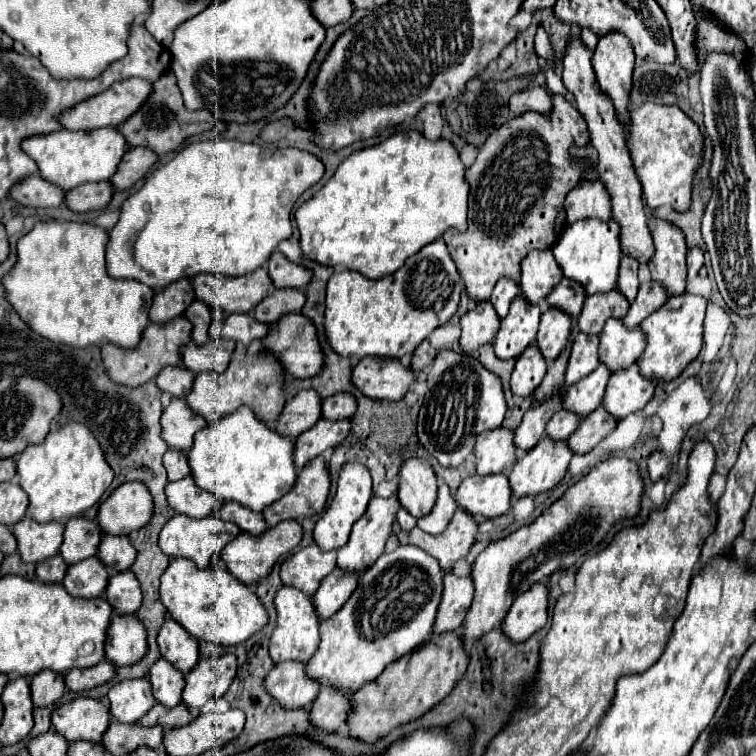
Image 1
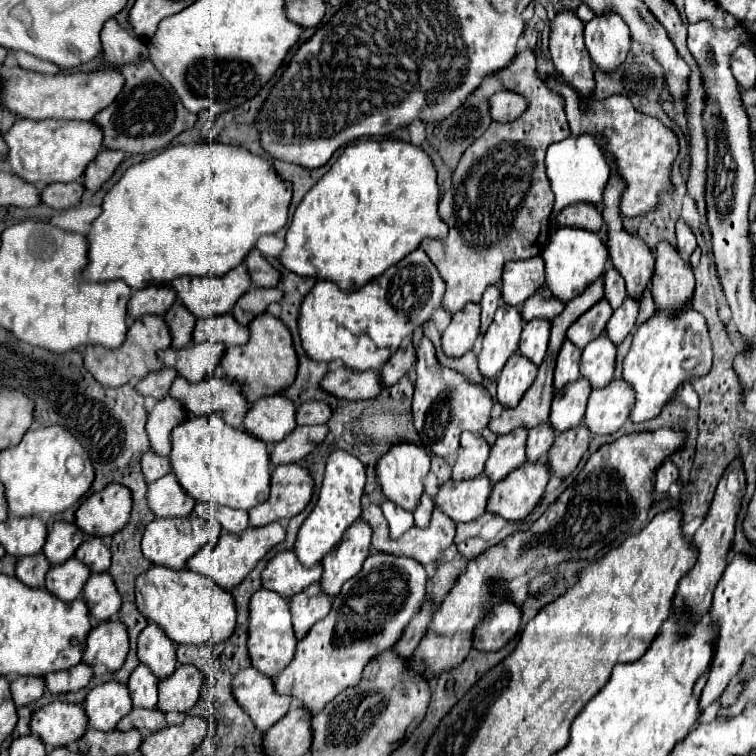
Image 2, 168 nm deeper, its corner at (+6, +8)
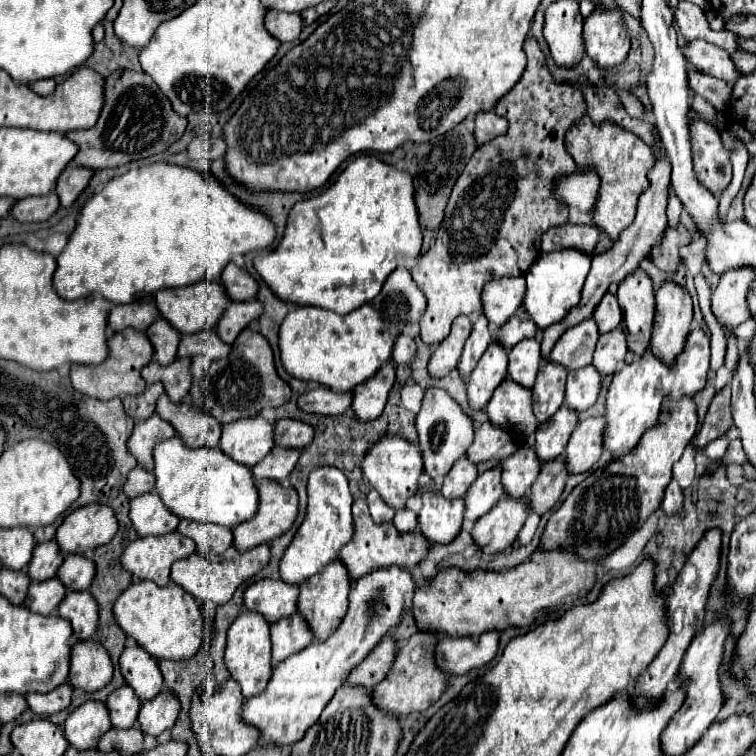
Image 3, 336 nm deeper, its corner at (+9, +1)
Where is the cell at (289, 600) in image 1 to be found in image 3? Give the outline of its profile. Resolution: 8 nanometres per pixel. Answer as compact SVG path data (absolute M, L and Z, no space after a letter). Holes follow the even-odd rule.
M247 610L237 616L237 620L227 630L227 646L225 646L225 668L231 678L241 686L245 698L261 694L271 678L271 642L269 642L269 624L265 618L257 618L257 614L249 614Z

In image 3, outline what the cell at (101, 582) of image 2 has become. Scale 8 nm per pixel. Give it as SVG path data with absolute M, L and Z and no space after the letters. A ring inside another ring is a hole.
M73 592L63 598L57 614L71 622L75 640L87 640L97 630L97 602L89 598L89 592Z

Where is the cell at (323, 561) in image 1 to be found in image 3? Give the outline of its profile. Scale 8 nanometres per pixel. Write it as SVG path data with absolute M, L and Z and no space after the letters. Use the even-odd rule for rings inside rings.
M263 578L245 590L243 604L247 610L263 614L263 618L273 624L293 614L293 604L297 604L297 586Z

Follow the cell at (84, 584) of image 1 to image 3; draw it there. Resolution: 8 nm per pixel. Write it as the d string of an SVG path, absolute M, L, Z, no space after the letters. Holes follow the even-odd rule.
M57 578L43 580L43 582L31 582L27 600L23 602L23 606L31 612L49 616L51 612L57 610L59 602L63 598L65 598L65 586L61 586L61 582L57 582Z

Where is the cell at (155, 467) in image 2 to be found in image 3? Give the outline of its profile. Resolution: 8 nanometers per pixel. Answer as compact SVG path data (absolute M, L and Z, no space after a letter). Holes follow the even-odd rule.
M133 468L127 474L127 482L123 486L123 492L127 498L137 498L141 494L147 494L153 490L153 474L145 472L143 468Z

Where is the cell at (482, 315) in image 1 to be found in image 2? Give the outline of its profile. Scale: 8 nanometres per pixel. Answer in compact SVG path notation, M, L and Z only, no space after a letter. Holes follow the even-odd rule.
M466 303L464 309L452 315L452 323L442 333L442 349L446 355L460 357L472 349L480 333L480 305Z

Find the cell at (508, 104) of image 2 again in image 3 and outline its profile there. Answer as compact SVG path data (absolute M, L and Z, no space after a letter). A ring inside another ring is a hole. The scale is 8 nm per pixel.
M481 112L475 116L475 140L477 140L477 146L483 146L485 142L505 134L507 130L507 122L505 118L497 116L495 112Z

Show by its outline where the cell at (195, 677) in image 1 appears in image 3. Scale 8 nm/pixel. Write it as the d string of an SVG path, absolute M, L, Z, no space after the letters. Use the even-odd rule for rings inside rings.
M161 690L153 702L145 702L139 710L139 728L143 734L159 736L163 730L169 730L179 714L179 702L169 690Z

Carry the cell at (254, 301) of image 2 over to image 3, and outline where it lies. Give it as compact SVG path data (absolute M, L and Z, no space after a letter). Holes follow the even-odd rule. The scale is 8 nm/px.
M249 300L249 302L233 302L227 306L227 310L223 312L223 316L217 322L217 336L225 342L225 344L233 344L235 338L239 336L239 332L243 328L247 328L249 322L257 320L259 314L263 312L261 302L257 300Z

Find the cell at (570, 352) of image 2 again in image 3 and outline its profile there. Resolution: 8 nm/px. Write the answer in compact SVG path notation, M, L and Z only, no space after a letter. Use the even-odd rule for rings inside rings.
M543 366L537 374L537 380L531 388L533 392L533 412L537 422L549 420L555 410L561 408L561 398L565 396L565 378L567 370L561 366Z

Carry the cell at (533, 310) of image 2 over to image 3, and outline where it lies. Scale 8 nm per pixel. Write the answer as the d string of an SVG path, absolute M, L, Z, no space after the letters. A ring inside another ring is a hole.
M515 314L513 318L509 318L509 322L505 322L505 326L501 326L493 334L493 340L499 342L503 348L513 348L517 342L537 336L537 332L539 330L533 330L533 322L529 322L529 318L521 320L521 316Z

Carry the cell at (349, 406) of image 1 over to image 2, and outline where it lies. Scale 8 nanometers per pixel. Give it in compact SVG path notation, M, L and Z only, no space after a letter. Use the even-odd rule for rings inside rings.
M310 401L302 403L296 411L296 423L298 425L318 425L318 423L304 423L304 421L326 421L332 417L332 409L324 401Z

